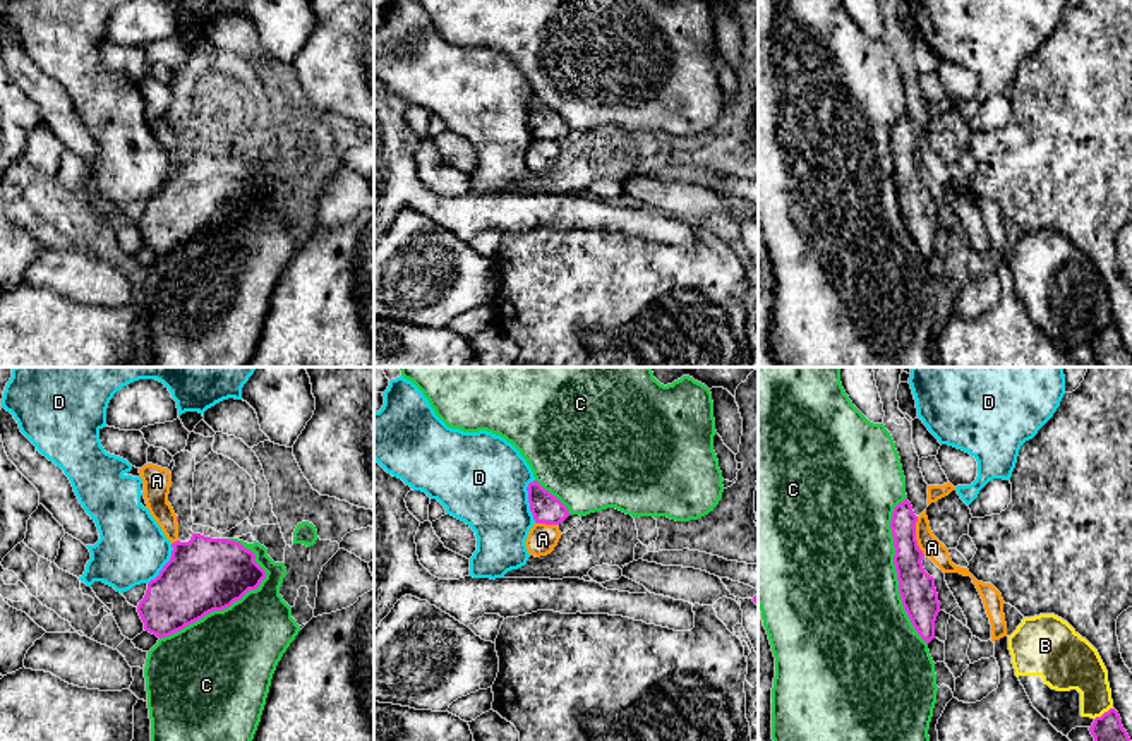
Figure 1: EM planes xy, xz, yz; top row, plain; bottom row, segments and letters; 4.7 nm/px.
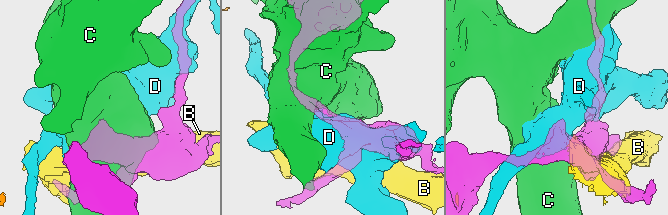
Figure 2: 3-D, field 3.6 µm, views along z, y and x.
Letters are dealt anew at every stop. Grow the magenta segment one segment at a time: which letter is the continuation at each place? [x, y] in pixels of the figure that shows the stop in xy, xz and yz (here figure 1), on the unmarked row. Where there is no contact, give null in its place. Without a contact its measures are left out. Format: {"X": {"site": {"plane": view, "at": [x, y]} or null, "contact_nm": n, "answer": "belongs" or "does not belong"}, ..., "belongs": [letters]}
{"A": {"site": {"plane": "yz", "at": [915, 151]}, "contact_nm": 190, "answer": "does not belong"}, "B": {"site": {"plane": "yz", "at": [1105, 328]}, "contact_nm": 110, "answer": "does not belong"}, "C": {"site": {"plane": "xy", "at": [223, 223]}, "contact_nm": 600, "answer": "does not belong"}, "D": {"site": {"plane": "xz", "at": [529, 117]}, "contact_nm": 200, "answer": "does not belong"}, "belongs": []}

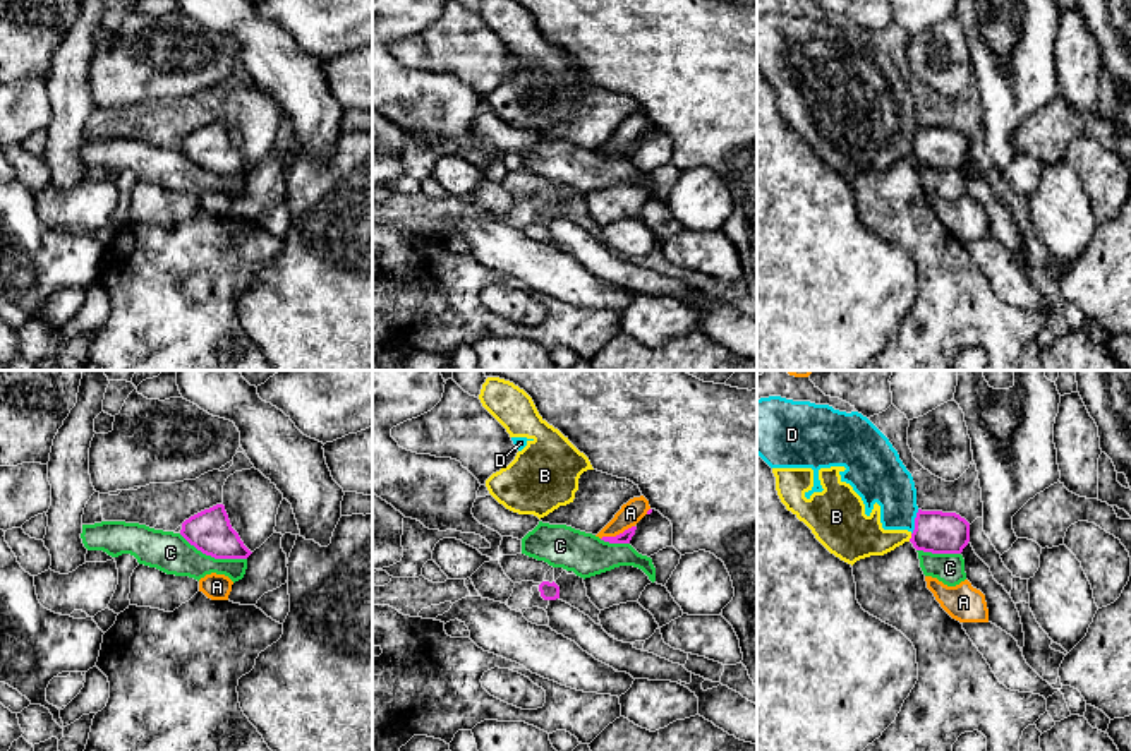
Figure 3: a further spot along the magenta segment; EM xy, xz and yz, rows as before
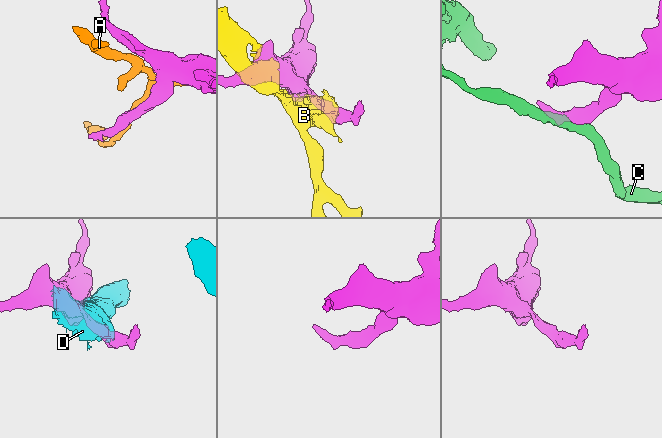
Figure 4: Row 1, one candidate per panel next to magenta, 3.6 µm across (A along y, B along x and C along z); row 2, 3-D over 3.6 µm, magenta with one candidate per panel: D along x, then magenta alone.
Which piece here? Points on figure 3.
{"A": {"site": {"plane": "xz", "at": [616, 151]}, "contact_nm": 170, "answer": "does not belong"}, "B": {"site": {"plane": "yz", "at": [912, 153]}, "contact_nm": 40, "answer": "does not belong"}, "C": {"site": {"plane": "xy", "at": [213, 172]}, "contact_nm": 340, "answer": "does not belong"}, "D": {"site": {"plane": "yz", "at": [915, 138]}, "contact_nm": 120, "answer": "does not belong"}, "belongs": []}

